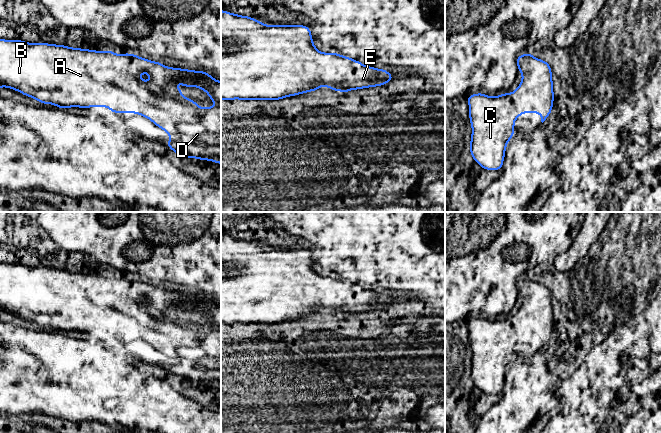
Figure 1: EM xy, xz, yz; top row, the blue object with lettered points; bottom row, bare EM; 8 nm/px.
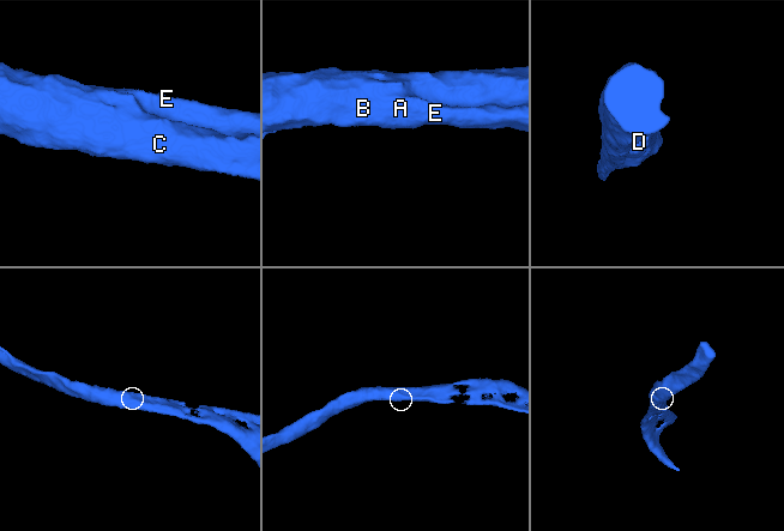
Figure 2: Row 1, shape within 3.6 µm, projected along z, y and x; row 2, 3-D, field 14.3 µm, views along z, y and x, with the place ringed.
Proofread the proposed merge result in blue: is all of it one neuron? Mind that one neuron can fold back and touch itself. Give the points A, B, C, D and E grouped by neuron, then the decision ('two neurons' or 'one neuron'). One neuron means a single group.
groups A B C D E; one neuron

